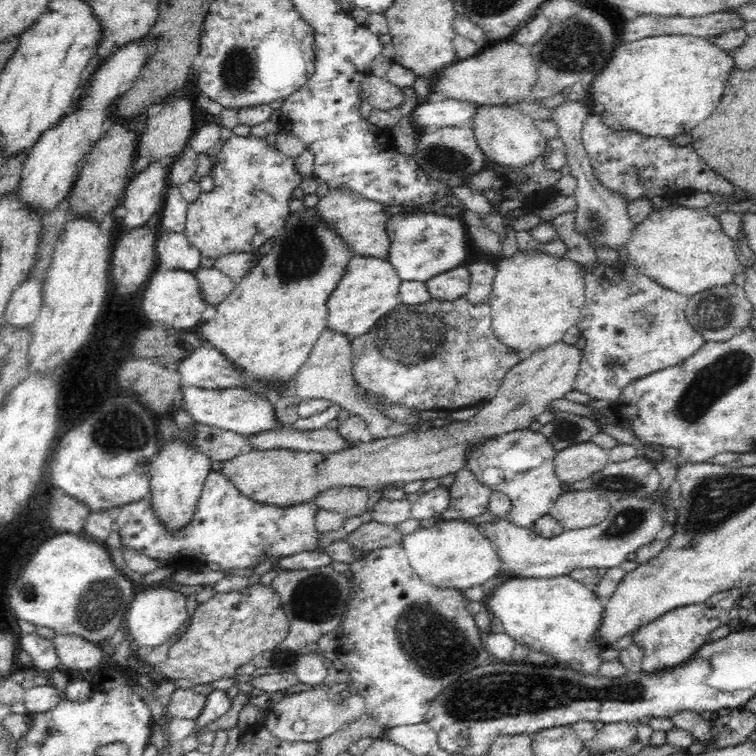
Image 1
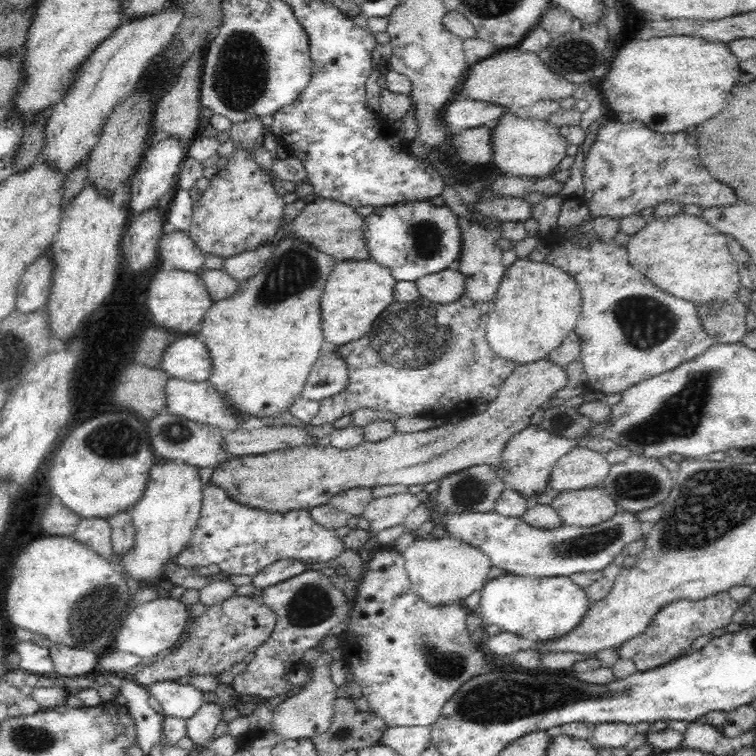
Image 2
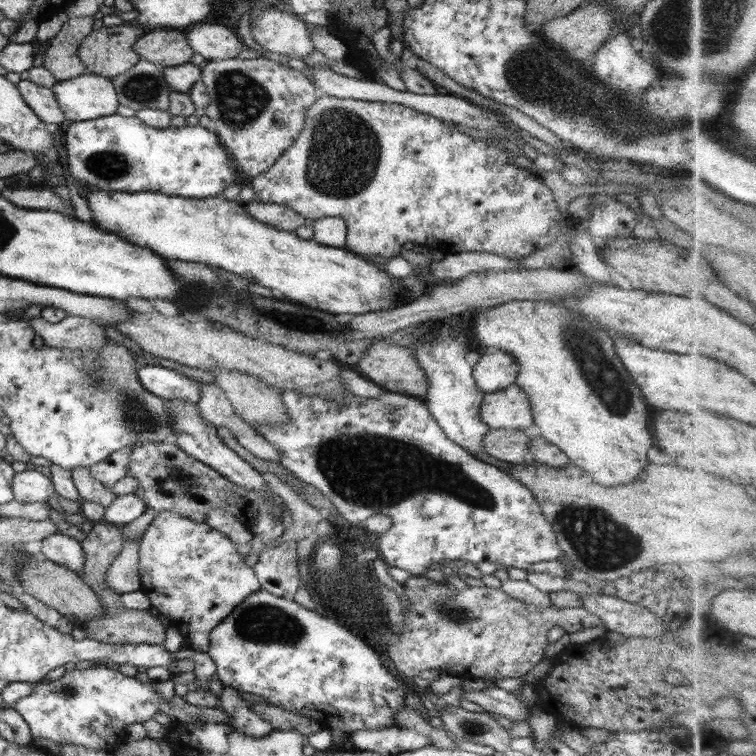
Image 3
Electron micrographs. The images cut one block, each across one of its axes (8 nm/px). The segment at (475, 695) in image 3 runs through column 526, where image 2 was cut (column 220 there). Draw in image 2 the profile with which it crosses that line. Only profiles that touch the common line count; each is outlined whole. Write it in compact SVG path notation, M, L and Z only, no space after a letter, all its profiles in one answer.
M204 702L194 716L186 719L186 734L194 745L203 746L213 740L214 729L222 718L222 709L220 702Z

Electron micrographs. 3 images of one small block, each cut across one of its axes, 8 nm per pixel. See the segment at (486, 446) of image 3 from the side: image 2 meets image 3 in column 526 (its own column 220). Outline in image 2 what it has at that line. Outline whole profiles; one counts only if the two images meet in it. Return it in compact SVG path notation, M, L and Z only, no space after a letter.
M167 407L157 415L146 422L146 426L150 437L151 449L161 460L174 460L175 462L189 464L190 466L214 469L225 460L232 458L223 449L223 438L218 428L172 415Z

